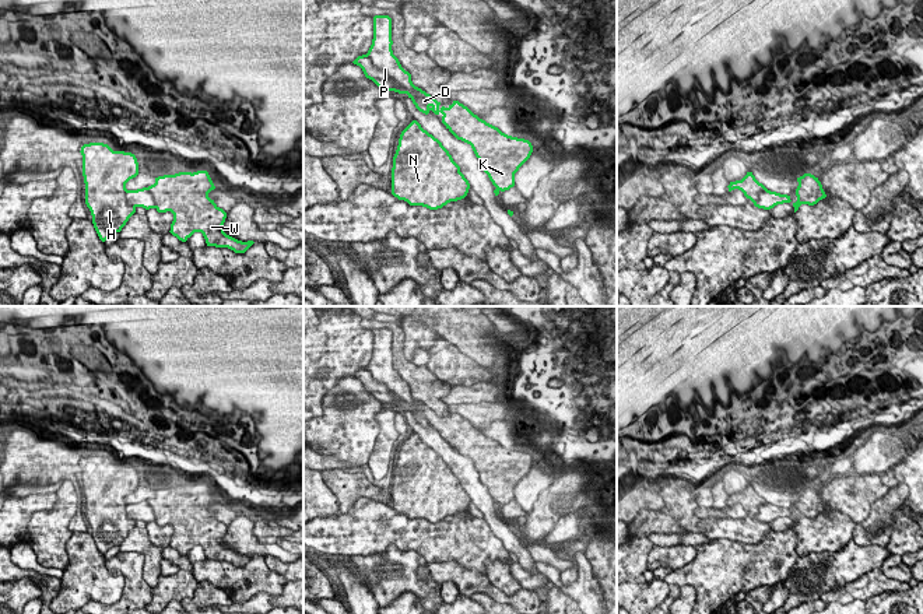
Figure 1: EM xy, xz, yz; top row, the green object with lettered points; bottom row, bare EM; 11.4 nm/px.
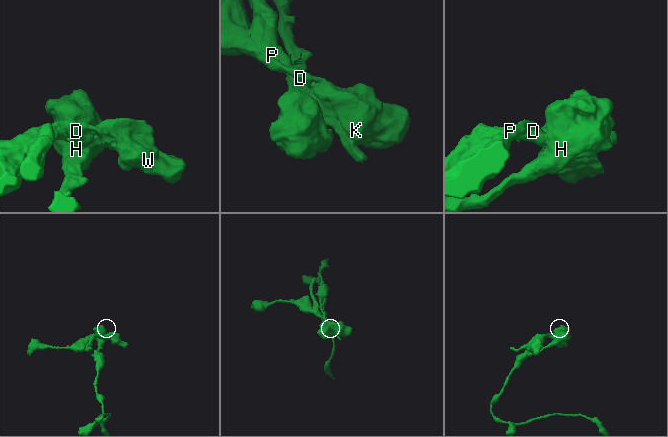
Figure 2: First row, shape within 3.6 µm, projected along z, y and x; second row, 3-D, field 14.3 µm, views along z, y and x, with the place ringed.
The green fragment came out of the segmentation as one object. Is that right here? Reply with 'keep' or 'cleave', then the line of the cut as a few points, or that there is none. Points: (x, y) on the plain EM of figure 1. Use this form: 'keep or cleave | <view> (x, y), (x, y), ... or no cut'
cleave | xy (127, 504), (126, 513), (134, 520)

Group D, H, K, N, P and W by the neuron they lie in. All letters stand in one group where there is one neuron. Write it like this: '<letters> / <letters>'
D K P W / H N

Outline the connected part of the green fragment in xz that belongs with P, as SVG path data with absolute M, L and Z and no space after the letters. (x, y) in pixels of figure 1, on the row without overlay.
M375 329L372 358L366 368L358 369L352 376L359 379L365 390L379 401L407 407L420 425L442 427L442 436L446 442L471 459L481 483L496 501L495 509L513 501L515 487L533 466L531 456L502 446L459 414L441 421L441 415L413 397L411 387L393 368L392 358L392 331Z

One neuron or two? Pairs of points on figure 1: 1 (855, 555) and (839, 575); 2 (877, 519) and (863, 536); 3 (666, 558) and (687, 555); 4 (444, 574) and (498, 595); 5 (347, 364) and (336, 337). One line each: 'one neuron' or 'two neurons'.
1: one neuron
2: one neuron
3: one neuron
4: one neuron
5: one neuron

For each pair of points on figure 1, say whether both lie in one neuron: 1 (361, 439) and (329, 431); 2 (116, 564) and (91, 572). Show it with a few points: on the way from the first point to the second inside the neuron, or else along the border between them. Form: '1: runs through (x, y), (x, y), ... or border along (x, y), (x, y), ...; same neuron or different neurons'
1: runs through (353, 438), (347, 432), (337, 432); same neuron
2: border along (104, 560), (123, 576), (119, 597); different neurons

